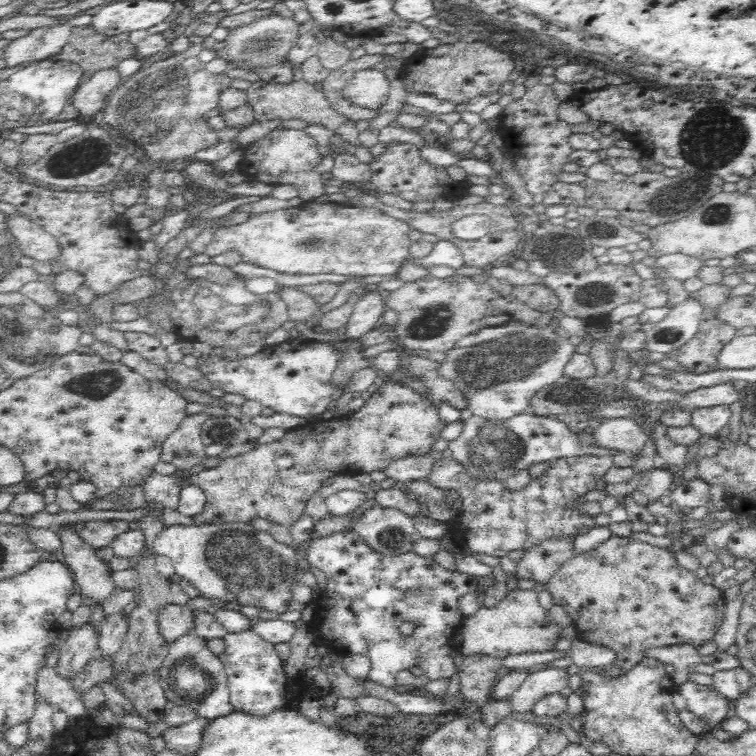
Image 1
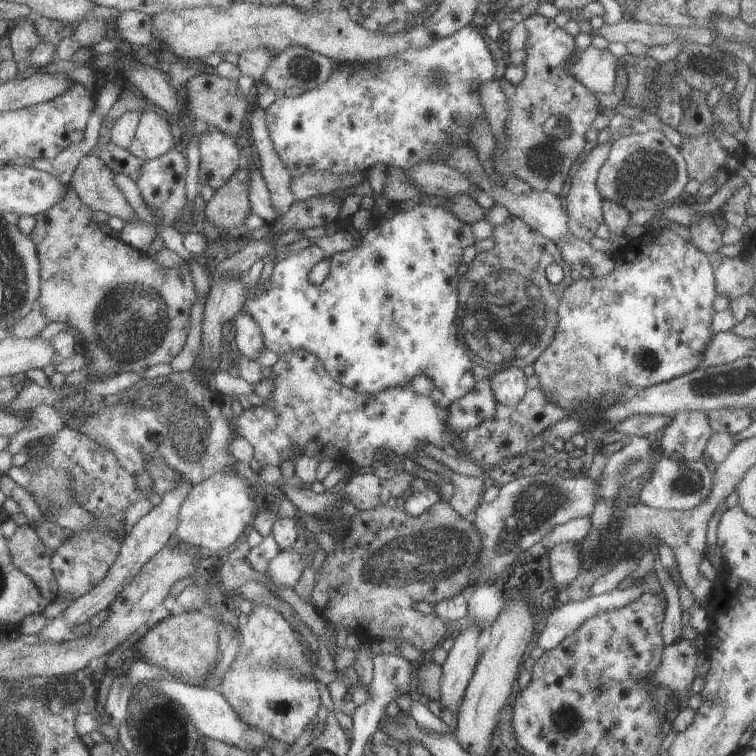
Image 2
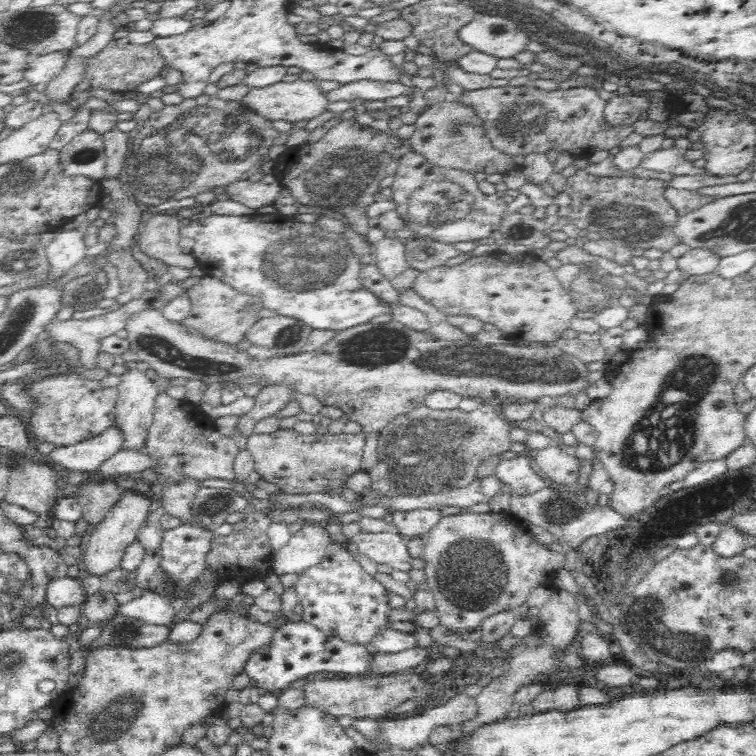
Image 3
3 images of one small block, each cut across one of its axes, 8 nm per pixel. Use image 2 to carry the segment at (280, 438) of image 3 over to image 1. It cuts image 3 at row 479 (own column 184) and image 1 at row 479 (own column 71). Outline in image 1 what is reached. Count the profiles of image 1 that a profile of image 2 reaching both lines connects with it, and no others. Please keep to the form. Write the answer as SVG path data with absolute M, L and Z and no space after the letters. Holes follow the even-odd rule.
M398 378L391 379L382 383L358 411L350 411L332 419L308 420L286 430L279 440L256 445L249 452L220 460L217 467L190 475L183 481L183 486L198 486L204 491L206 502L203 510L193 517L186 517L174 509L164 508L161 512L161 524L168 528L174 525L217 525L234 521L248 523L258 516L268 520L270 524L278 523L289 528L292 522L304 514L307 500L310 500L310 497L322 488L322 483L330 477L340 474L355 476L359 473L384 472L392 461L410 455L426 455L447 425L439 419L438 407L427 394L416 393Z

